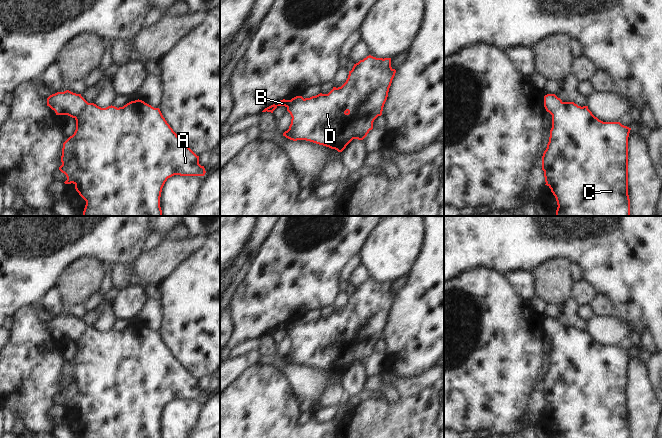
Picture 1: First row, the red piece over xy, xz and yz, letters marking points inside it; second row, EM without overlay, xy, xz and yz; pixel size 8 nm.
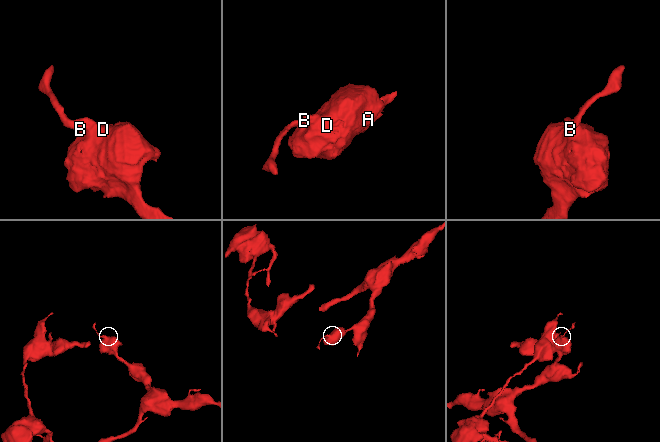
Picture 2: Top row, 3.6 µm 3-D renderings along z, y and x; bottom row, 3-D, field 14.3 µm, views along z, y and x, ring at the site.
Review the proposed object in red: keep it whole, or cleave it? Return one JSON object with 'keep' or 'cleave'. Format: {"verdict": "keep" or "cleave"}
{"verdict": "keep"}

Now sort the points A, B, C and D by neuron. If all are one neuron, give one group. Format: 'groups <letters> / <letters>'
groups A B C D

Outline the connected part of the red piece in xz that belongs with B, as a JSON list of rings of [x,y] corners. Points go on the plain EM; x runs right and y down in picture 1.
[[[369,279],[354,288],[352,294],[349,295],[346,306],[341,311],[333,311],[328,318],[320,317],[305,323],[302,320],[296,320],[291,324],[283,323],[280,324],[278,329],[273,328],[262,336],[273,337],[278,330],[285,330],[292,343],[289,353],[283,357],[283,360],[293,365],[310,365],[342,376],[353,363],[363,364],[369,355],[373,353],[374,344],[382,339],[395,297],[396,294],[391,291],[391,282],[383,283]]]

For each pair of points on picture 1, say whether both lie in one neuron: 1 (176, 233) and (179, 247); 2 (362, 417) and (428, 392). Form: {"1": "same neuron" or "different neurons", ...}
{"1": "different neurons", "2": "same neuron"}

